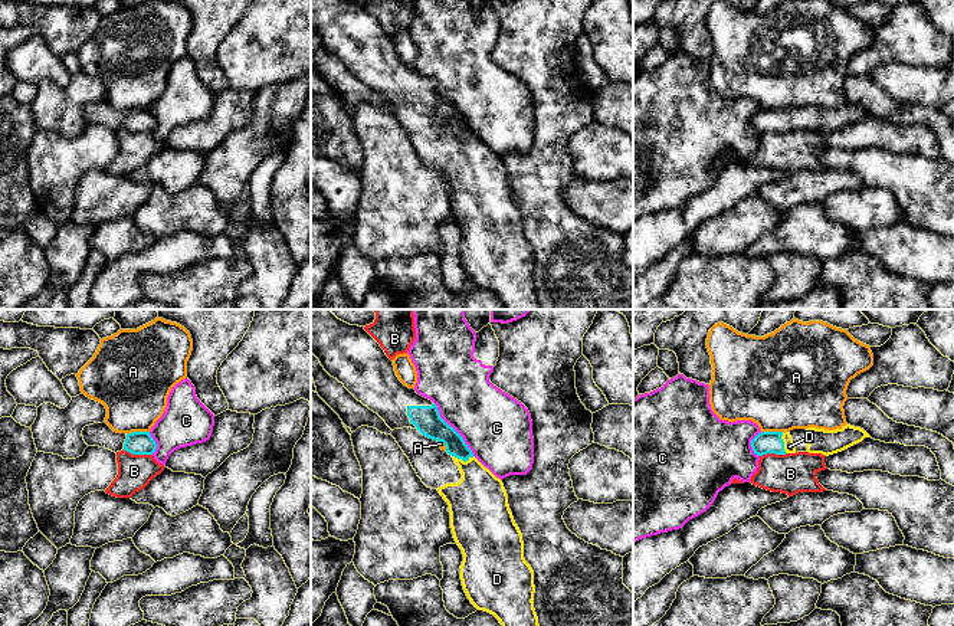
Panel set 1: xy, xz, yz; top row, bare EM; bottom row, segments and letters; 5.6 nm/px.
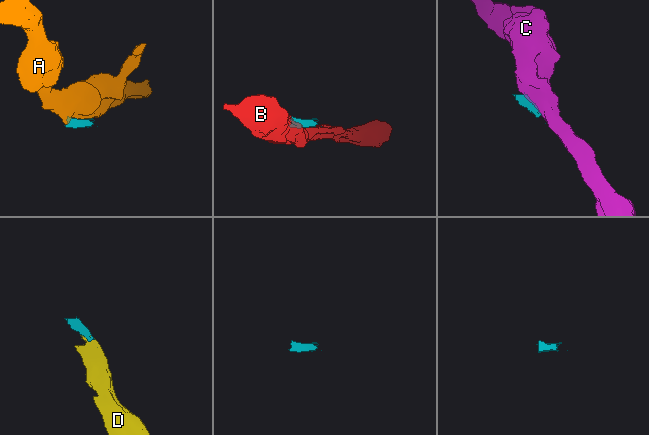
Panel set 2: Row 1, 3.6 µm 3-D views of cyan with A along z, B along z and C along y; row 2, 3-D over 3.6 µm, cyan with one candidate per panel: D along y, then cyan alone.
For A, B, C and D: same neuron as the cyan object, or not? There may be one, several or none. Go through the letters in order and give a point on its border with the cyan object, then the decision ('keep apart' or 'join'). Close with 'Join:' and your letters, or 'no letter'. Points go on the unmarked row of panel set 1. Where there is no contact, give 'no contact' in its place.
A: meets cyan in xy at (137, 110); keep apart
B: meets cyan in xy at (138, 131); keep apart
C: meets cyan in xz at (453, 107); keep apart
D: meets cyan in xz at (464, 138); join
Join: D

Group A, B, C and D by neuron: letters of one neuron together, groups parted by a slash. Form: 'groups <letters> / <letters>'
groups A / B / C / D

